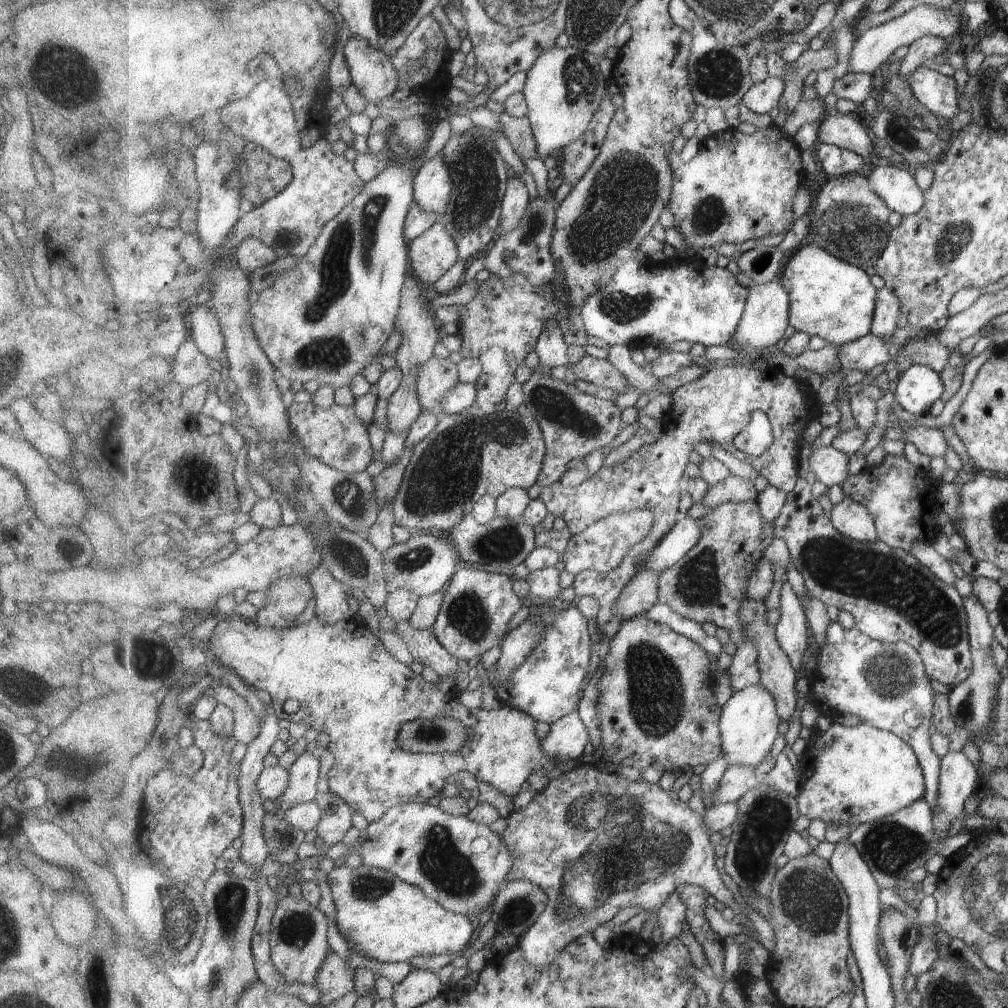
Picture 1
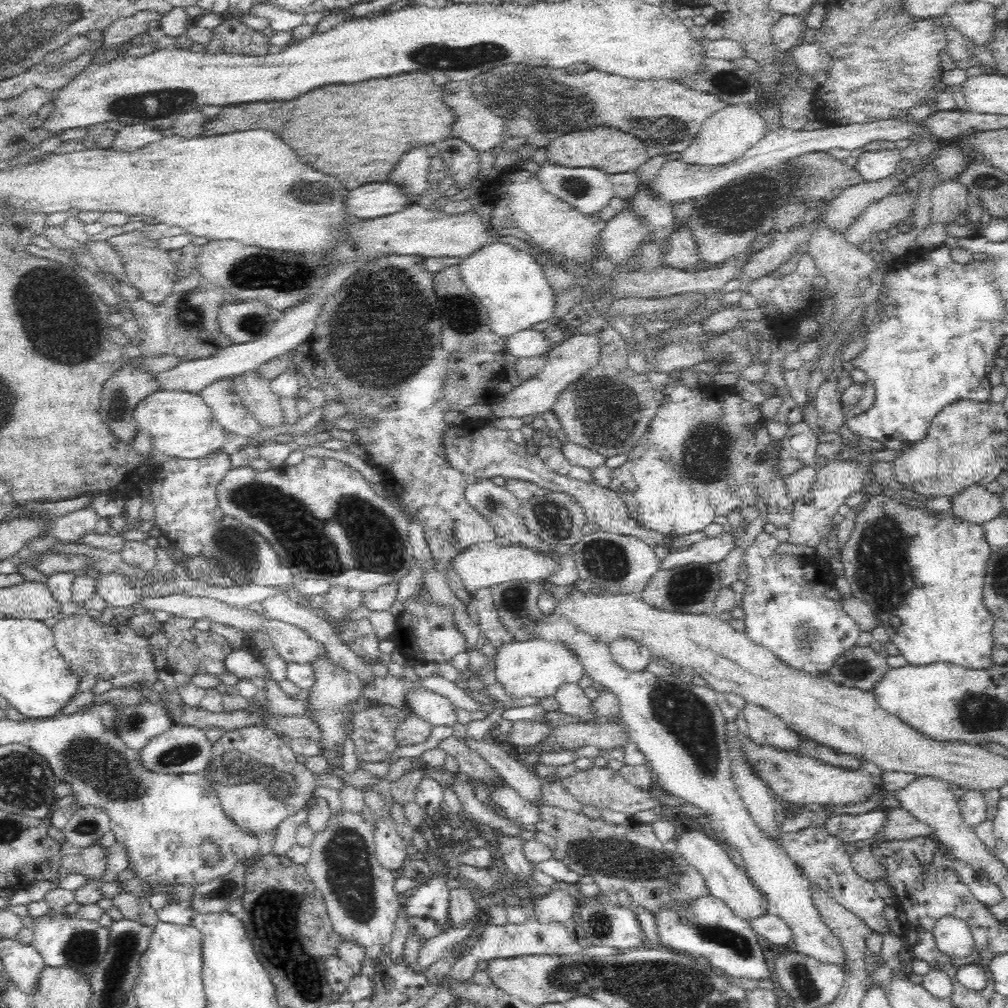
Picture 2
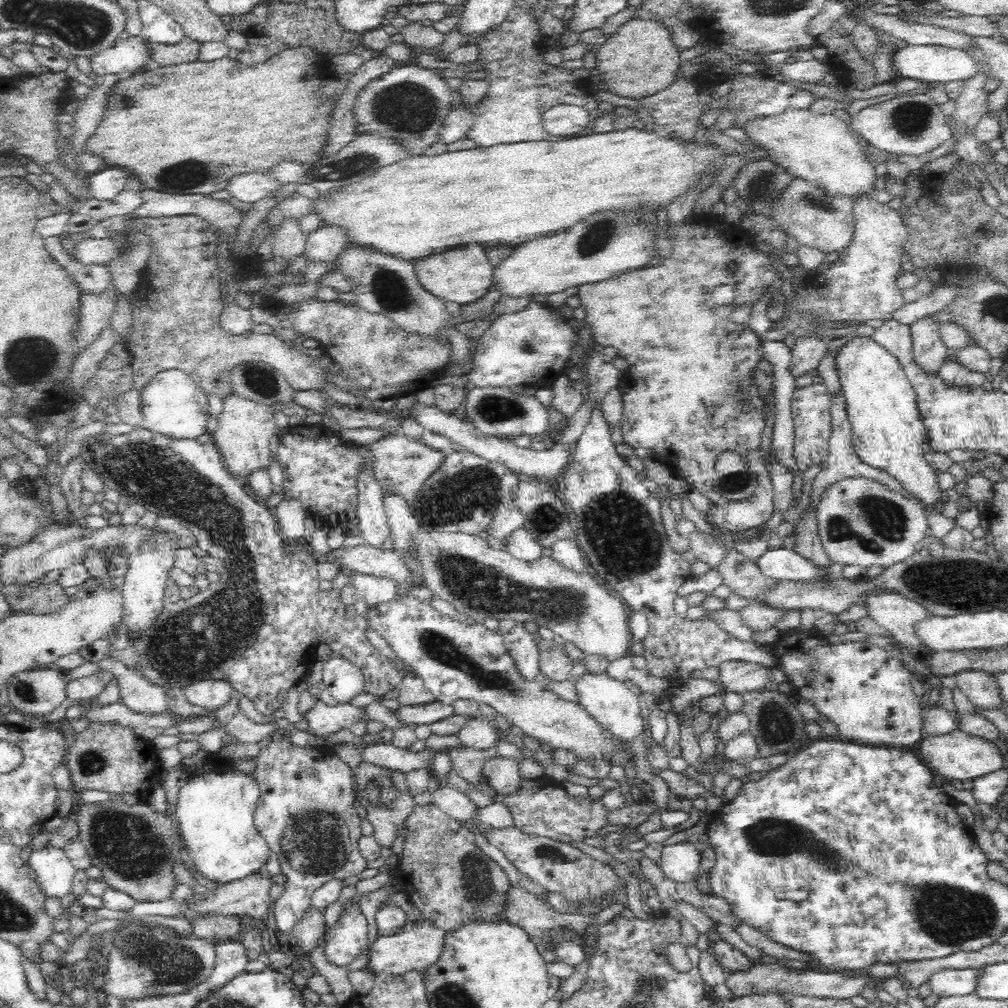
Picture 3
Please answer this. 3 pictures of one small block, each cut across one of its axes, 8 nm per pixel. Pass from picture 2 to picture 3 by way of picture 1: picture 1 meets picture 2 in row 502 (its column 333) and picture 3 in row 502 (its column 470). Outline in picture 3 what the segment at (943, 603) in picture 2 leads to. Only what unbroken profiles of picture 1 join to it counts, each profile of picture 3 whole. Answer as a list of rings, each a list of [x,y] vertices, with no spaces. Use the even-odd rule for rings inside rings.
[[[868,336],[853,338],[836,356],[836,372],[846,391],[848,419],[852,423],[853,449],[864,464],[895,478],[925,507],[928,514],[941,513],[946,498],[938,486],[936,469],[925,459],[922,444],[927,439],[920,413],[919,396],[900,362]]]

